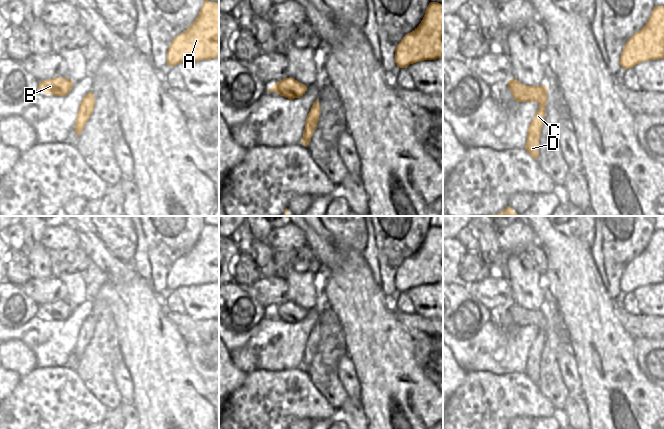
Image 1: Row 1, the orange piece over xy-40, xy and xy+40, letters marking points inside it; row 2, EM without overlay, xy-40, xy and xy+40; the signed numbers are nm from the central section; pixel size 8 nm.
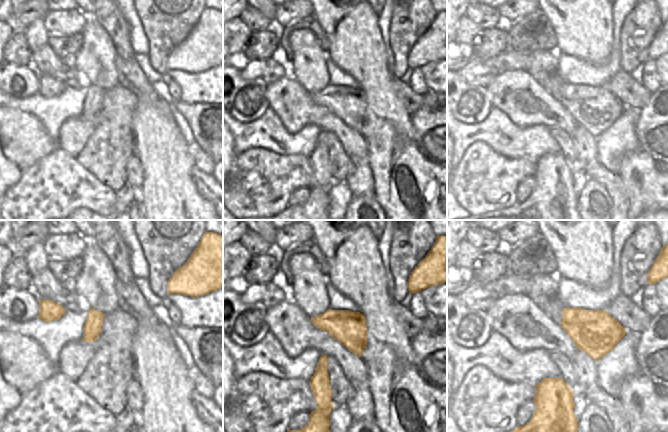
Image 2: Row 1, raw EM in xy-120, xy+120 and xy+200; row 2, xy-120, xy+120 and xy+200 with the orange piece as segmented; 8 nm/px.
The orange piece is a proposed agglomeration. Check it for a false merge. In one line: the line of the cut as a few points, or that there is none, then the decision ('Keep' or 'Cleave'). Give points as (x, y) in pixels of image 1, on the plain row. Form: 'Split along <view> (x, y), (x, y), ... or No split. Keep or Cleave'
Split along xy+40 (539, 329), (544, 330). Cleave

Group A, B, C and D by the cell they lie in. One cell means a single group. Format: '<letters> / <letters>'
A C D / B

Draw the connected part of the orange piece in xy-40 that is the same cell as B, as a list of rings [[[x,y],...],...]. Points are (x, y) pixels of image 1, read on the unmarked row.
[[[52,302],[39,306],[39,314],[54,320],[66,320],[72,313],[74,306],[68,302]]]

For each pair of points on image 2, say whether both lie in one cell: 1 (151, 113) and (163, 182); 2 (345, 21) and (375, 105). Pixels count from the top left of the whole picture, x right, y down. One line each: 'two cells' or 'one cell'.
1: one cell
2: one cell

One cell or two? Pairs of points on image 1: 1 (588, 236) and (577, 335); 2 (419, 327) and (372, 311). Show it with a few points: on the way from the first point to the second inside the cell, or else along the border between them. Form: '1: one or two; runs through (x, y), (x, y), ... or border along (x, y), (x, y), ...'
1: two; border along (565, 234), (583, 239), (590, 246)
2: two; border along (392, 312), (398, 323), (412, 338)

